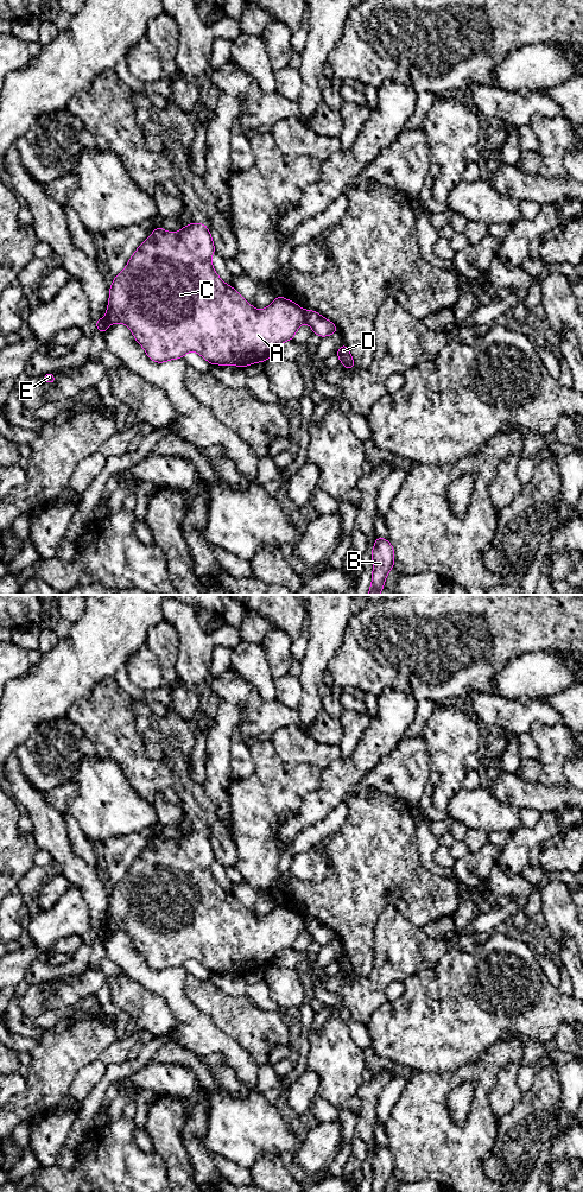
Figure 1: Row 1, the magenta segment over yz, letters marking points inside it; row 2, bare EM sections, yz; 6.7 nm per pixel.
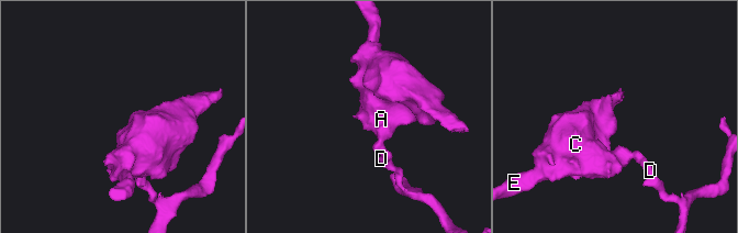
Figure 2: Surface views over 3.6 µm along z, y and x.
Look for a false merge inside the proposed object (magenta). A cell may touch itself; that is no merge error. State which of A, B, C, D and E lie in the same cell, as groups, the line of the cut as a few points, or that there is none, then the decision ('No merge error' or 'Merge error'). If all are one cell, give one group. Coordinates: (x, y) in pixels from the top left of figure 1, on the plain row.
Groups: A C E / B D. Split along yz (304, 919), (306, 930). Merge error

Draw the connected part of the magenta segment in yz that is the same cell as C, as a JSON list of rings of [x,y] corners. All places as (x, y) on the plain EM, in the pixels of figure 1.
[[[192,830],[176,841],[166,839],[161,835],[156,836],[134,860],[125,877],[114,885],[106,924],[96,927],[96,938],[104,943],[109,932],[126,932],[148,966],[158,971],[183,966],[189,959],[199,962],[210,972],[216,974],[245,976],[265,970],[283,950],[293,947],[298,936],[306,931],[305,919],[294,909],[277,903],[264,918],[249,913],[233,894],[228,894],[217,883],[211,870],[214,861],[210,839],[203,831]]]

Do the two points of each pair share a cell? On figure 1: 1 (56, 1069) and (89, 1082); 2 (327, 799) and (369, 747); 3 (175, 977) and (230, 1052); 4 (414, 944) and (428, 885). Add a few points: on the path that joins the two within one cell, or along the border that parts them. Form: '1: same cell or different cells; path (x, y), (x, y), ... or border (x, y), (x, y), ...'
1: different cells; border (97, 1059), (88, 1063), (75, 1076), (69, 1094)
2: same cell; path (340, 786), (365, 760)
3: same cell; path (175, 996), (181, 1006), (211, 1037)
4: different cells; border (395, 911), (420, 929)

